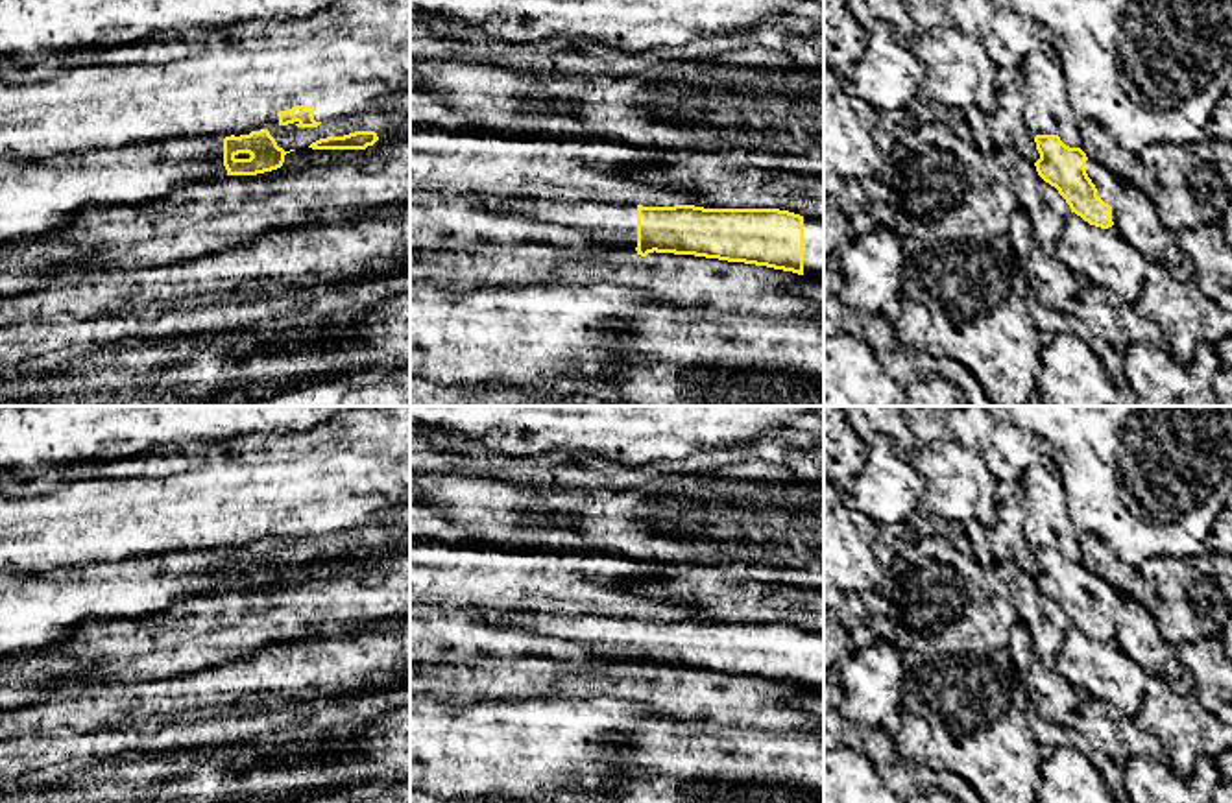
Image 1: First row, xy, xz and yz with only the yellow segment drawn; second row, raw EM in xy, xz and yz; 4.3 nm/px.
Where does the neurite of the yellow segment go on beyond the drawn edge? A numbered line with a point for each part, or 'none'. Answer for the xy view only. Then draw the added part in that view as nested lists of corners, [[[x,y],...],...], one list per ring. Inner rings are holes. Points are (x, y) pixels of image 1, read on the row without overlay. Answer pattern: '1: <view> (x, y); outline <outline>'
1: xy (37, 611); outline [[[175,552],[48,574],[0,572],[0,659],[65,644],[87,624],[148,618],[188,596],[223,591],[223,552]]]

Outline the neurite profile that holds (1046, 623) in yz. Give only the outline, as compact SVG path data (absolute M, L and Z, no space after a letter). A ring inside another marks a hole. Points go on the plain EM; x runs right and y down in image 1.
M973 524L968 535L973 546L972 556L988 587L1016 607L1020 620L1031 633L1036 659L1053 668L1064 635L1071 628L1069 618L1055 600L1038 589L1034 576L1021 570L1012 559L994 559L990 548L983 545L981 524Z

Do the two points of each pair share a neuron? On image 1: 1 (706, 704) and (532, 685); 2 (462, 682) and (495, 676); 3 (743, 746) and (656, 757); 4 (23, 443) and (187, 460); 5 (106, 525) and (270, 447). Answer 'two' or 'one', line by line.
1: one
2: one
3: one
4: two
5: two

